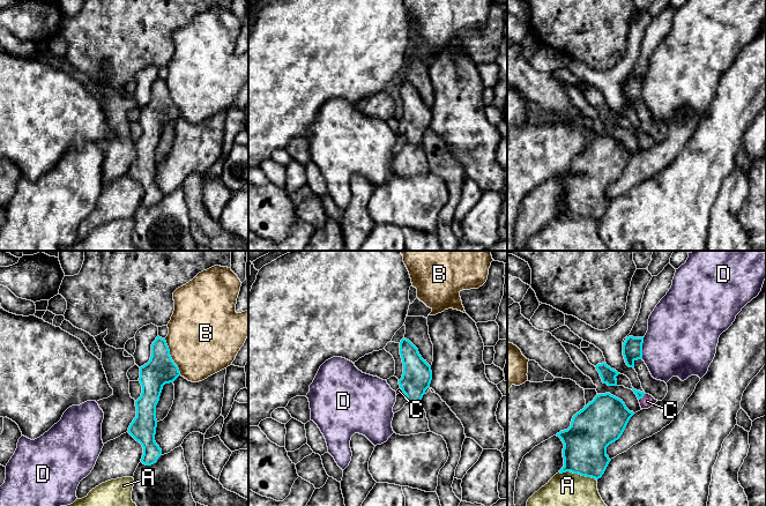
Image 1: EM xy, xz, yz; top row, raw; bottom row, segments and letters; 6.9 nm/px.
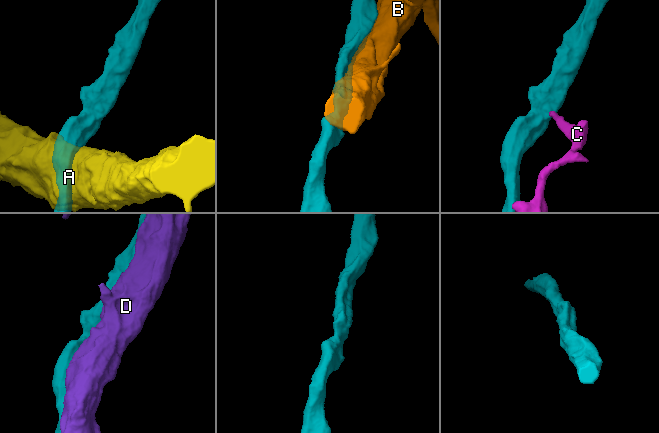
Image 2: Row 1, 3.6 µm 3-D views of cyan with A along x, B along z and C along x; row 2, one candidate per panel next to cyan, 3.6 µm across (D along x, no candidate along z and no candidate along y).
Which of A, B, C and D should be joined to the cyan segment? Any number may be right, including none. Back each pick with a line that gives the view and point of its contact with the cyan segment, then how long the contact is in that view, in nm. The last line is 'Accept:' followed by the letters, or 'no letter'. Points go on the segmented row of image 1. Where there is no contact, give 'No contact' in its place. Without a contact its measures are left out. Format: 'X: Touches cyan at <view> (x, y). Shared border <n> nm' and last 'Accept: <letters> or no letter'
Accept: no letter

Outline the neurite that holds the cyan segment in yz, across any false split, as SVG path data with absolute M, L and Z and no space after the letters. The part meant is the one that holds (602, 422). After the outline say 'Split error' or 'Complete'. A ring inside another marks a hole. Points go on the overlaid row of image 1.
M610 393L596 395L592 402L573 416L567 430L556 434L564 444L564 467L559 472L571 471L595 479L601 478L611 461L607 455L607 447L620 438L633 415L634 412L626 408L623 400Z. Complete

